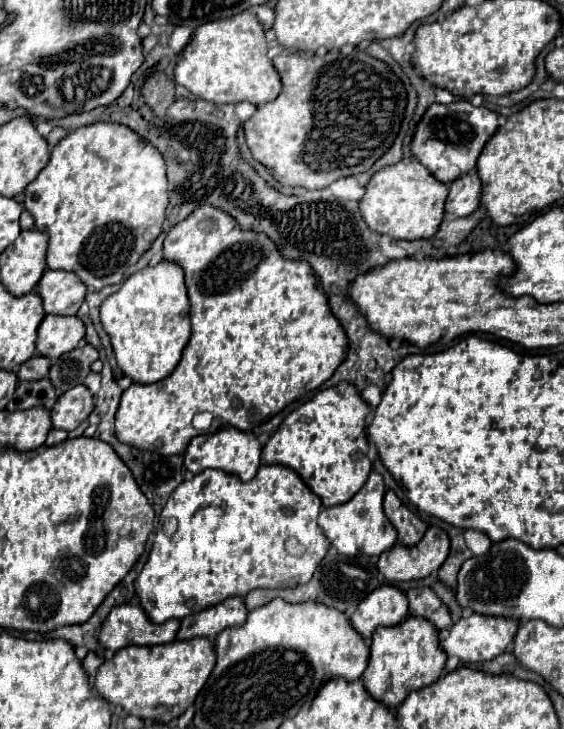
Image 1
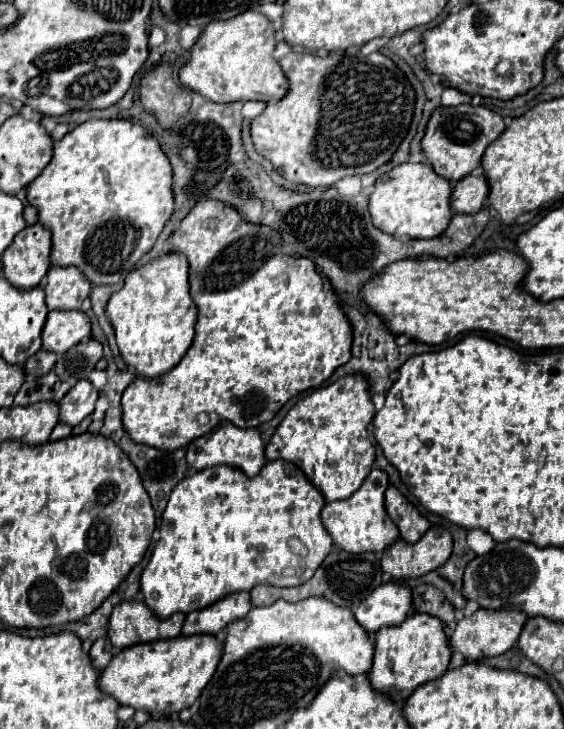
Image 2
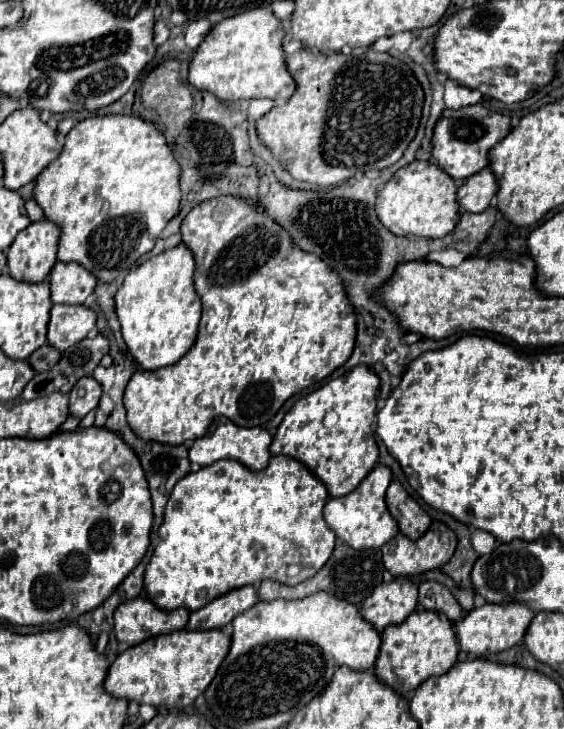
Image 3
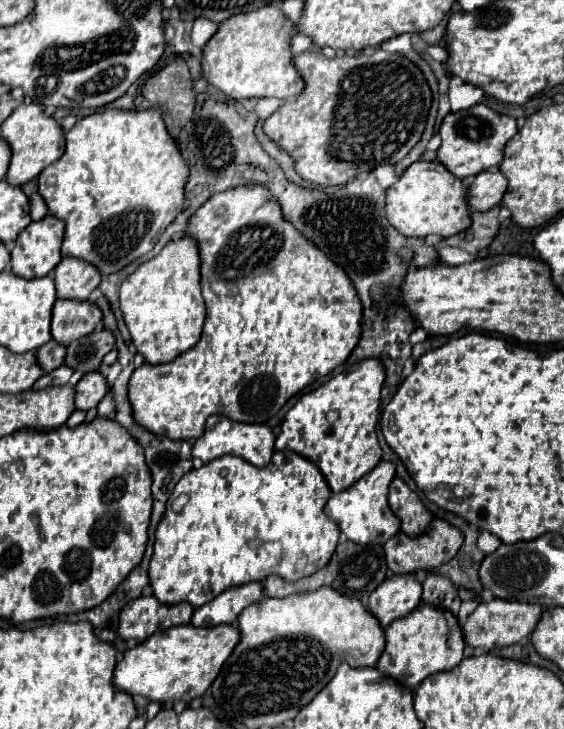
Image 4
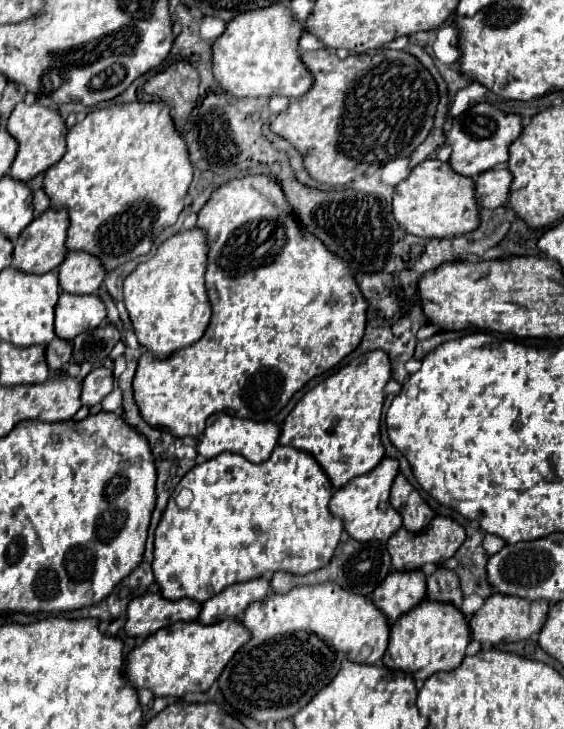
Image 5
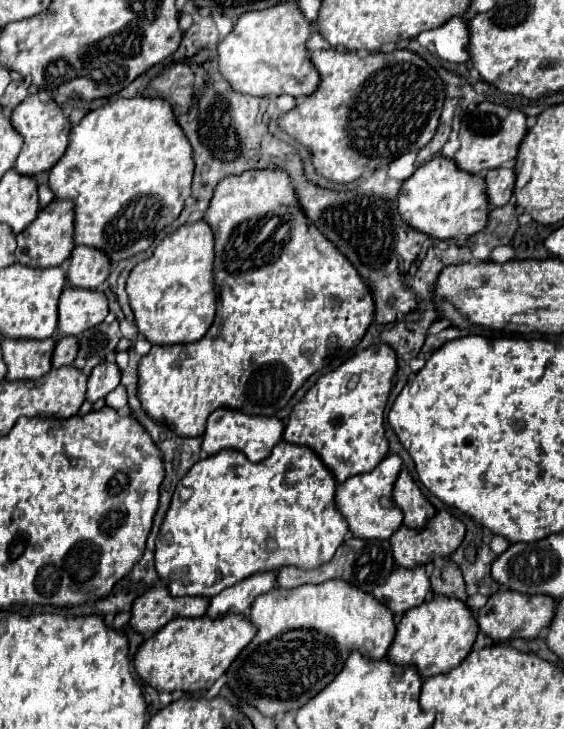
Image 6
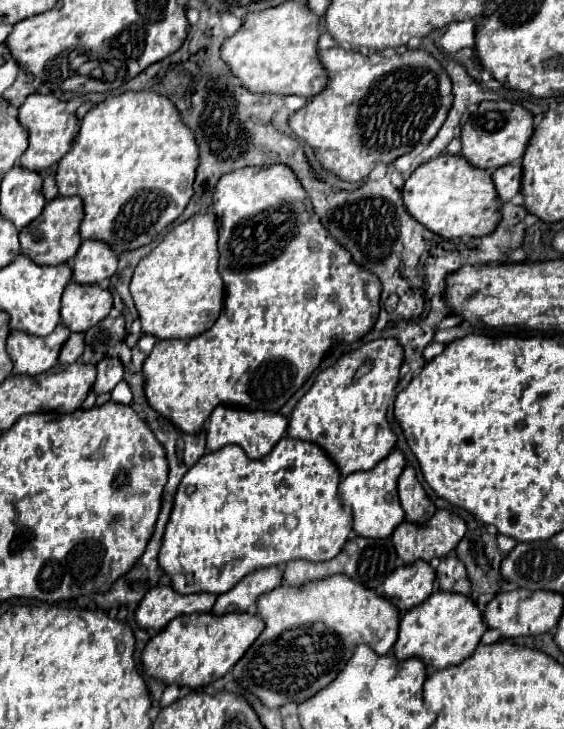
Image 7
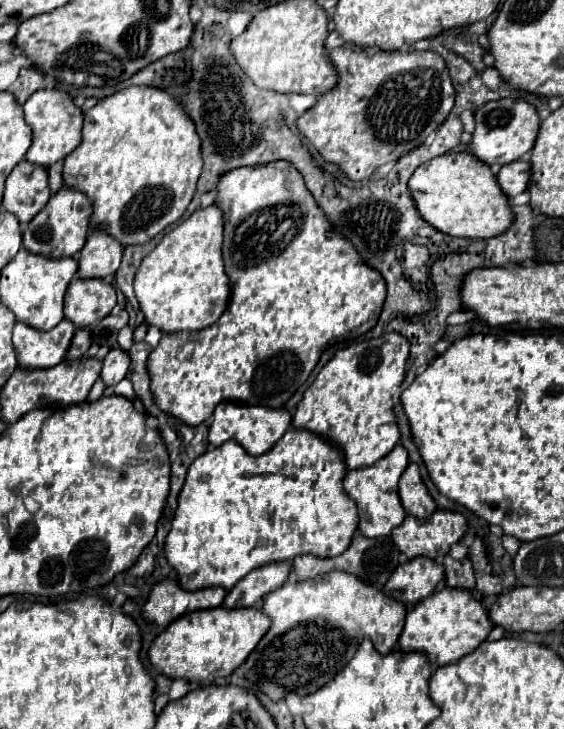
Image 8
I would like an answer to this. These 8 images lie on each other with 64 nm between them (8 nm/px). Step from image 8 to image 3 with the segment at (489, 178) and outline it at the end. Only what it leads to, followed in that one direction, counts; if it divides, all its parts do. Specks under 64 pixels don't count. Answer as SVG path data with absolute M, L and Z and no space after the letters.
M412 162L400 168L392 180L376 196L378 220L396 236L442 238L450 234L458 222L456 182L448 178L434 162Z

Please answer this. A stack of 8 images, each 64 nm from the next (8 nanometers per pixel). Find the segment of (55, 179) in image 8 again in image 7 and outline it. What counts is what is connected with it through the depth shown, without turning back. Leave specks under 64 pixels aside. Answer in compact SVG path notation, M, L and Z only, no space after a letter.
M50 172L50 174L44 178L42 192L44 192L46 202L50 202L52 198L56 198L56 196L58 196L58 188L56 188L56 184L54 184L54 172Z

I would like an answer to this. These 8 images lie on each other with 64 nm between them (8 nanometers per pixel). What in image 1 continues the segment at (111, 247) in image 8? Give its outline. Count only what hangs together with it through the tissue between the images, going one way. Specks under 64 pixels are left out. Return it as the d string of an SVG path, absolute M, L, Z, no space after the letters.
M46 270L38 284L44 312L56 316L74 316L84 302L84 292L86 286L74 274L62 270Z

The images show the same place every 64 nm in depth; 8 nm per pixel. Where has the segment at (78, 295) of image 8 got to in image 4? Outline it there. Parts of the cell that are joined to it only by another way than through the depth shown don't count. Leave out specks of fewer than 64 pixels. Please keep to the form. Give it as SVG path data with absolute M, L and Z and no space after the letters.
M56 300L52 310L52 340L68 346L80 336L88 336L102 320L102 312L92 302Z

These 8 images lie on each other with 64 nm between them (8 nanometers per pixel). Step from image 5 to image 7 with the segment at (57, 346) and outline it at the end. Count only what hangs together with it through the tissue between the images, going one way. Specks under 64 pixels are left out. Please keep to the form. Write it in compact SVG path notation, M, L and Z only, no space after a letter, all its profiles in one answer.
M70 334L70 338L64 342L60 356L58 356L58 364L72 364L80 358L84 350L84 336L82 334Z

